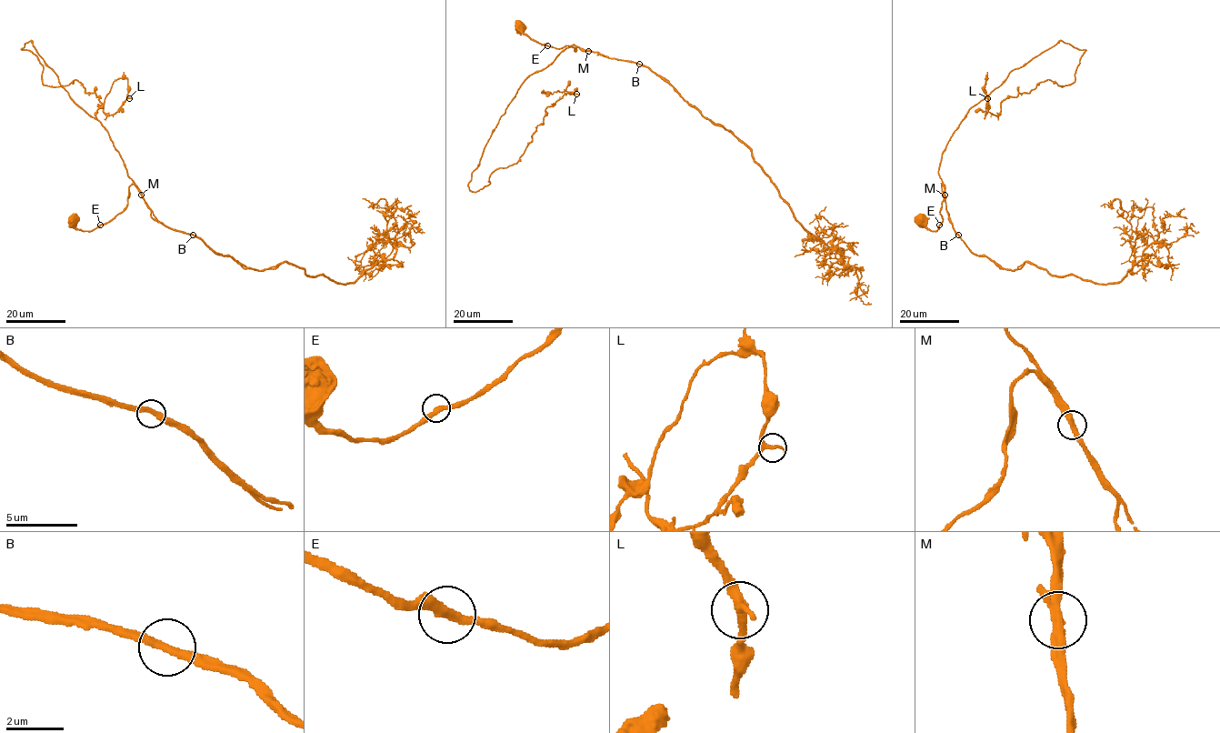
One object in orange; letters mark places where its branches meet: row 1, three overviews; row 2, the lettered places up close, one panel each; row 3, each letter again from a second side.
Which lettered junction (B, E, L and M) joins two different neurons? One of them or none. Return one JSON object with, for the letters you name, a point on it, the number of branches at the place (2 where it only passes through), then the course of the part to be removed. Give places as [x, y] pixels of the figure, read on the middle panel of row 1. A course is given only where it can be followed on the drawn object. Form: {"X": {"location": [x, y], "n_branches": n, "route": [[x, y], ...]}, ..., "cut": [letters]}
{"cut": []}

